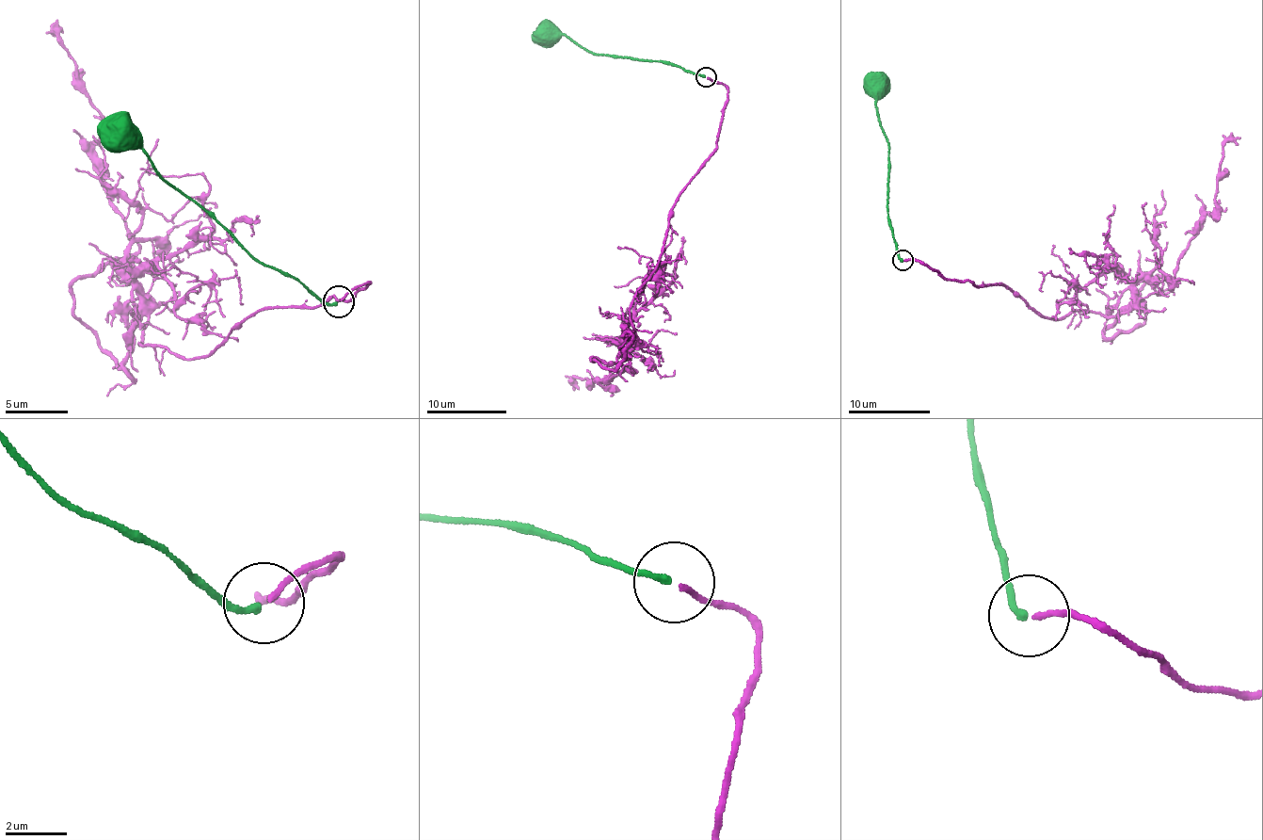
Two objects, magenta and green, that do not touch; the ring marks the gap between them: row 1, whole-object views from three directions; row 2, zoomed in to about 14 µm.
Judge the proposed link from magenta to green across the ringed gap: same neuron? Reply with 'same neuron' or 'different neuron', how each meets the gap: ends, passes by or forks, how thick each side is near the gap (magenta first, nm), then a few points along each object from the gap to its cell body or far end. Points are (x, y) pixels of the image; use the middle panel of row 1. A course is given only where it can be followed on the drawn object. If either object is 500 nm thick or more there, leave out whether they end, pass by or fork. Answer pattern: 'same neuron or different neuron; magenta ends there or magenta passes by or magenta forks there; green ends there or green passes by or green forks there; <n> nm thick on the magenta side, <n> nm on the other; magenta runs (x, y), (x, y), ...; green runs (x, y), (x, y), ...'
same neuron; magenta ends there; green ends there; 170 nm thick on the magenta side, 240 nm on the other; magenta runs (708, 76), (728, 103), (631, 308), (624, 356), (635, 370), (608, 386), (576, 378), (575, 389); green runs (704, 77), (651, 60), (599, 55), (559, 34), (533, 35)

